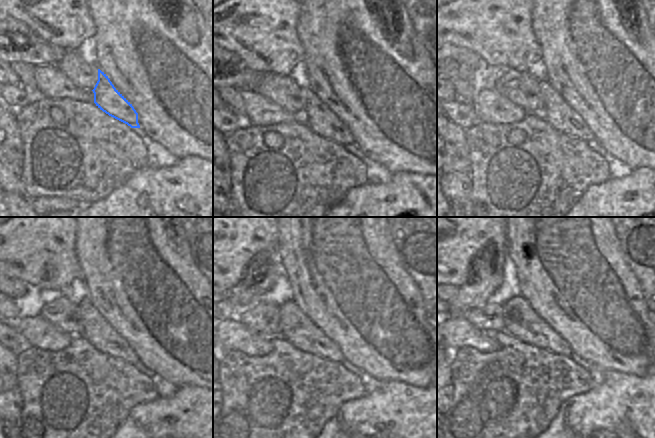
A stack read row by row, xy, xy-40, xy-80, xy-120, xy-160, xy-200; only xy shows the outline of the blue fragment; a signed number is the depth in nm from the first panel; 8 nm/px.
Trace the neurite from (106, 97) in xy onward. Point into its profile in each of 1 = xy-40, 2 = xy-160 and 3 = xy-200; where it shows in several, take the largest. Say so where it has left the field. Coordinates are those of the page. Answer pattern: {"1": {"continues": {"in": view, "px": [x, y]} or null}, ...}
{"1": {"continues": {"in": "xy-40", "px": [330, 97]}}, "2": {"continues": {"in": "xy-160", "px": [295, 326]}}, "3": {"continues": {"in": "xy-200", "px": [520, 321]}}}

